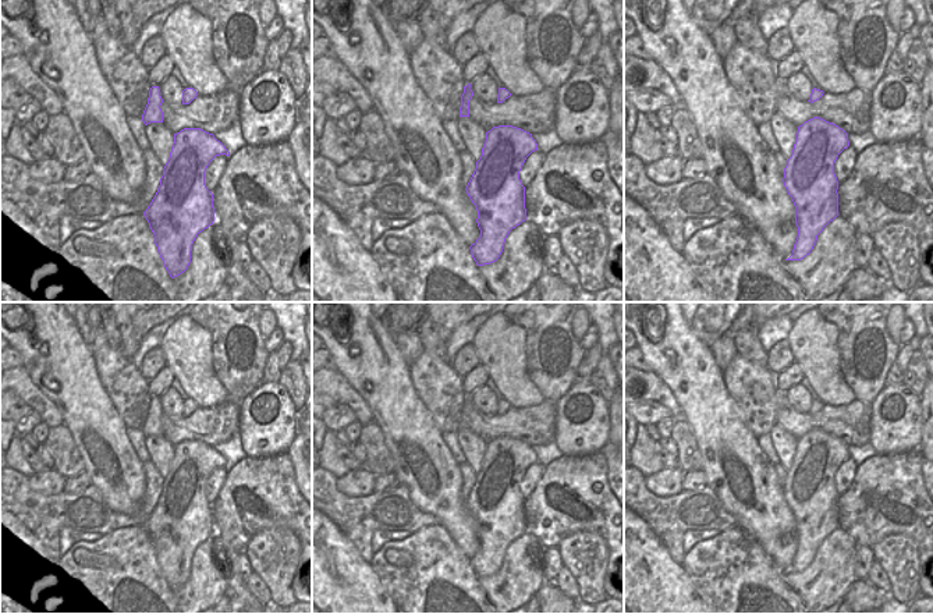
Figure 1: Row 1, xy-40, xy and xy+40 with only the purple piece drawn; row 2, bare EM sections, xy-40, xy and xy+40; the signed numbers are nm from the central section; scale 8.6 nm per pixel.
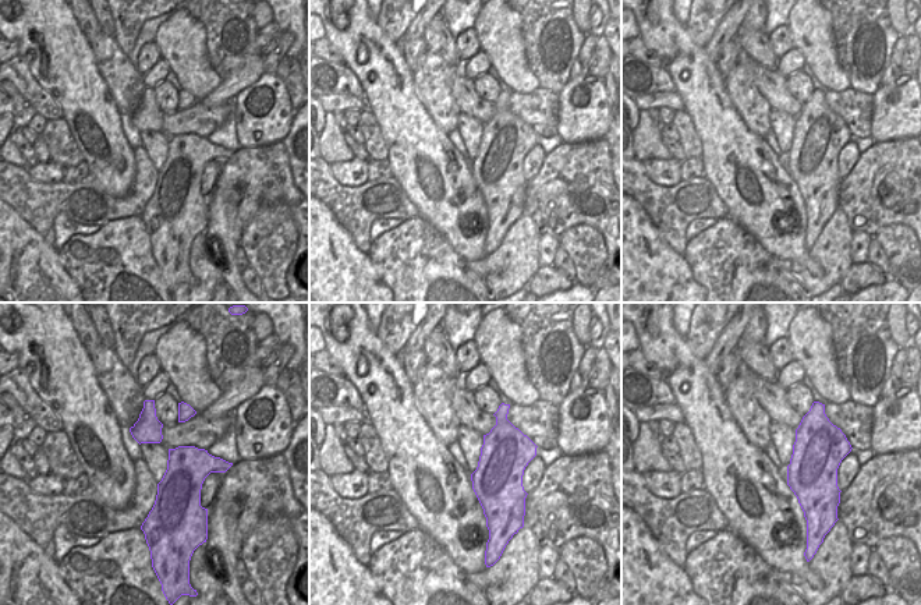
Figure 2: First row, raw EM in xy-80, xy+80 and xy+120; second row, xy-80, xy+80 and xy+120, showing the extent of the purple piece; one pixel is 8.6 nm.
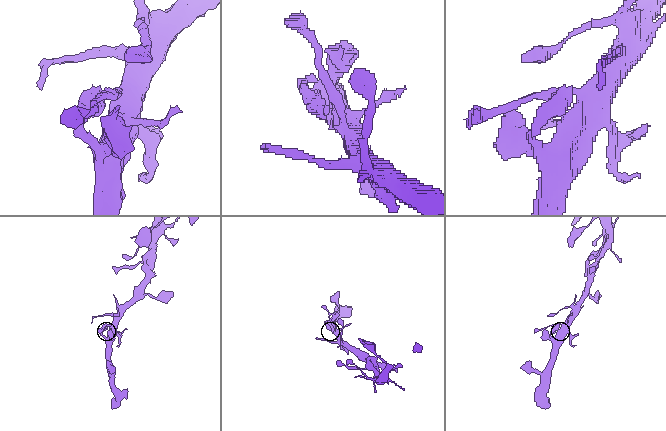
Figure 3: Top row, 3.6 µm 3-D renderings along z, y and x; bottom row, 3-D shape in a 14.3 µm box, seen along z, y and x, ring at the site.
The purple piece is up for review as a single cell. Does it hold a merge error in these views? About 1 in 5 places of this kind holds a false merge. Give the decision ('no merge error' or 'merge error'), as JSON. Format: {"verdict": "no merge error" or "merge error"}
{"verdict": "no merge error"}

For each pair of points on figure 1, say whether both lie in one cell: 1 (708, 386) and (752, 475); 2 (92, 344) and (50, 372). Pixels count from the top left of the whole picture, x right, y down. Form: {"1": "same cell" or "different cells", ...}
{"1": "same cell", "2": "different cells"}

